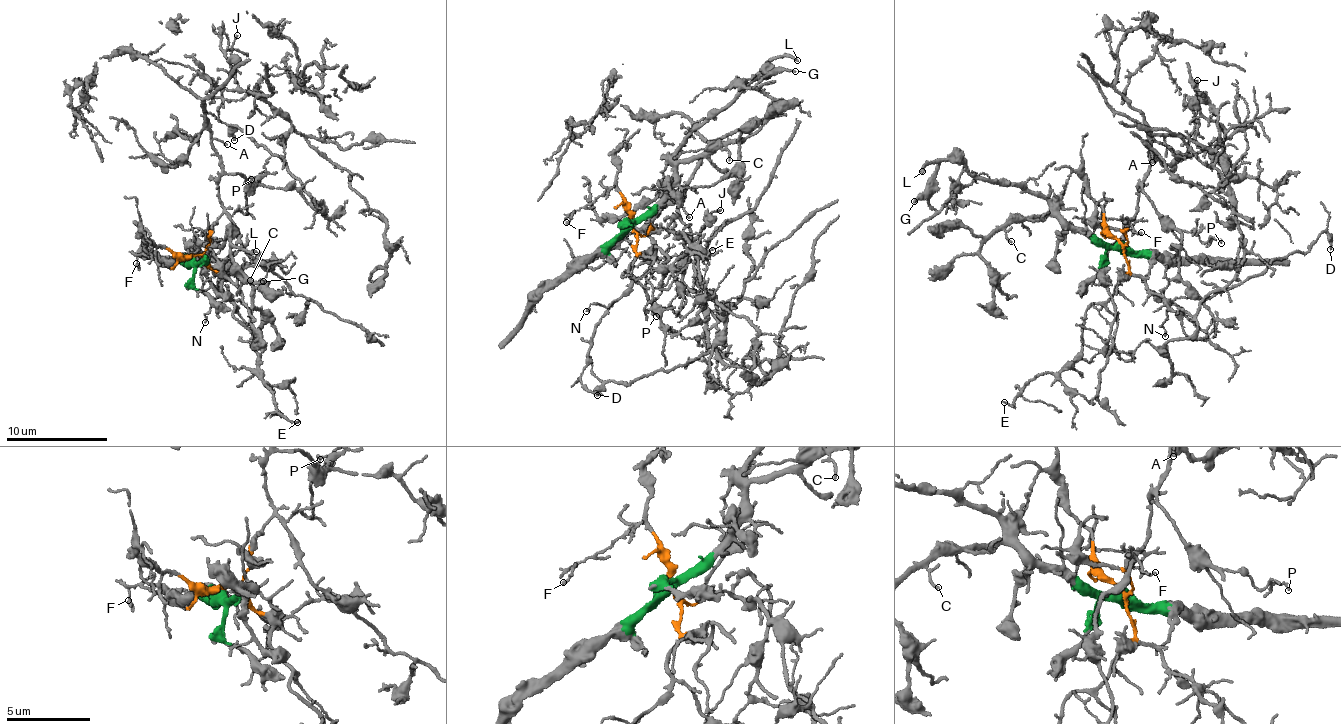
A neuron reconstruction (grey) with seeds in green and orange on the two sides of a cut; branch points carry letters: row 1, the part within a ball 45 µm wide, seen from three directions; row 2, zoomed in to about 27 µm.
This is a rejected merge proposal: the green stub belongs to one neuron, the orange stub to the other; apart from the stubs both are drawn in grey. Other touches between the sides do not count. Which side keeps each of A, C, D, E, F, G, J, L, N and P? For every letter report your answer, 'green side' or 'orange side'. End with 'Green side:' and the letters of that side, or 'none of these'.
A: orange side
C: green side
D: orange side
E: orange side
F: orange side
G: green side
J: orange side
L: green side
N: orange side
P: orange side
Green side: C, G, L

